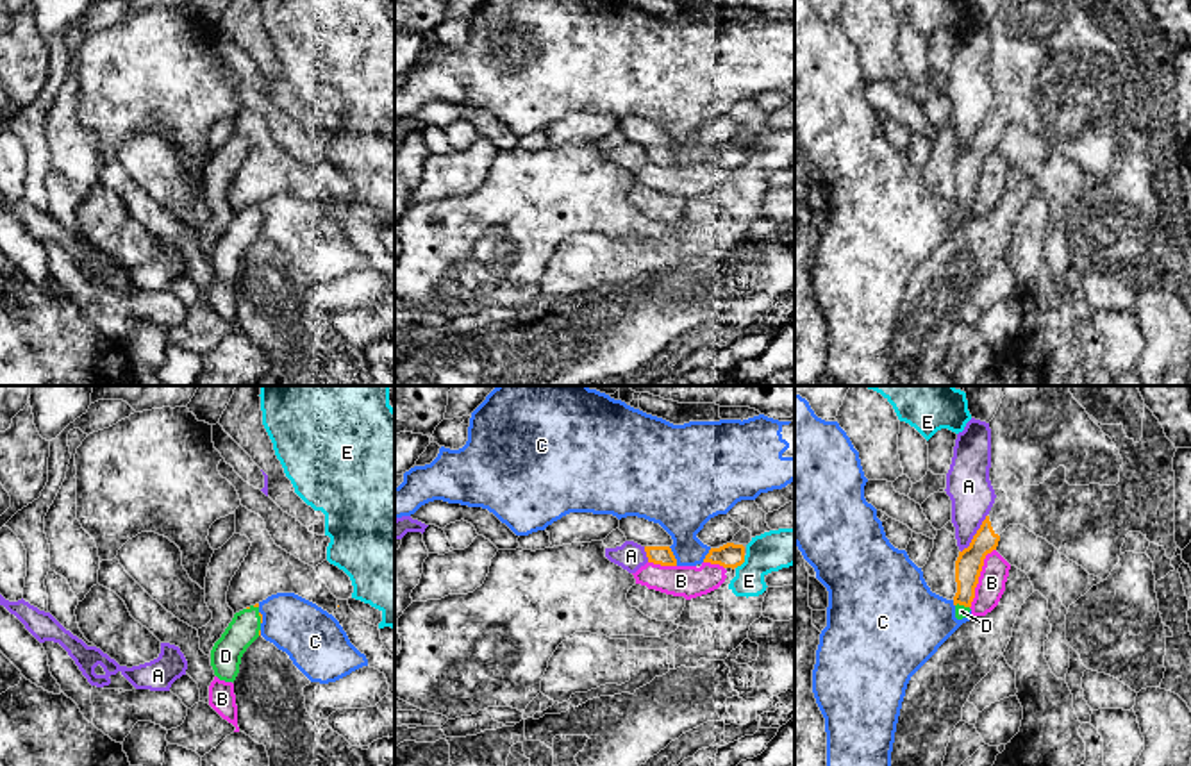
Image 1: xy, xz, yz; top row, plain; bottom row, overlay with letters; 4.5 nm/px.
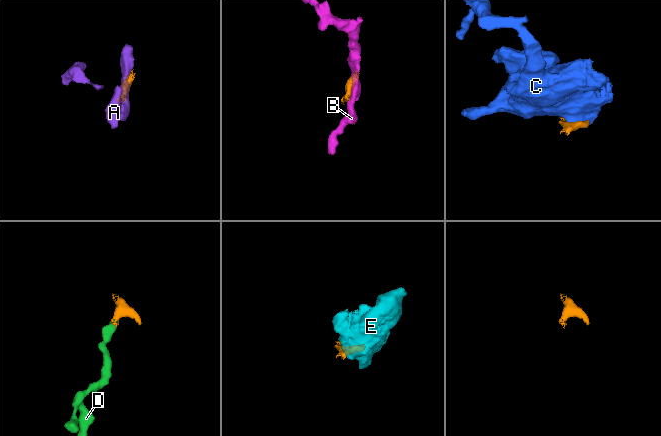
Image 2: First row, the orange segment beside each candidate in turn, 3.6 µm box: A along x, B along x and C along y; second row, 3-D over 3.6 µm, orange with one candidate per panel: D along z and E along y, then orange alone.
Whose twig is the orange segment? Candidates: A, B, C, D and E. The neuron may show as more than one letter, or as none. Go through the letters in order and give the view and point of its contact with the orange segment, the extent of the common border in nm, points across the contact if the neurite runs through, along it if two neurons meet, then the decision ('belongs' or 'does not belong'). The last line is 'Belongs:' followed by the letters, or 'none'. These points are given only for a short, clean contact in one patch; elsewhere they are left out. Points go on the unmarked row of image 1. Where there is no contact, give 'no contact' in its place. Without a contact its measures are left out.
A: yz (975, 134) | 200 nm | does not belong
B: yz (979, 175) | 300 nm | does not belong
C: xz (674, 156) | 100 nm | does not belong
D: yz (963, 204) | 70 nm | belongs
E: xz (741, 163) | 80 nm | does not belong
Belongs: D

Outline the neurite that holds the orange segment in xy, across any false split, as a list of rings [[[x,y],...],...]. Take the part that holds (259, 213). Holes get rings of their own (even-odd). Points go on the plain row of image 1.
[[[259,204],[234,214],[211,250],[211,266],[220,280],[236,280],[243,254],[261,236],[261,223]]]

